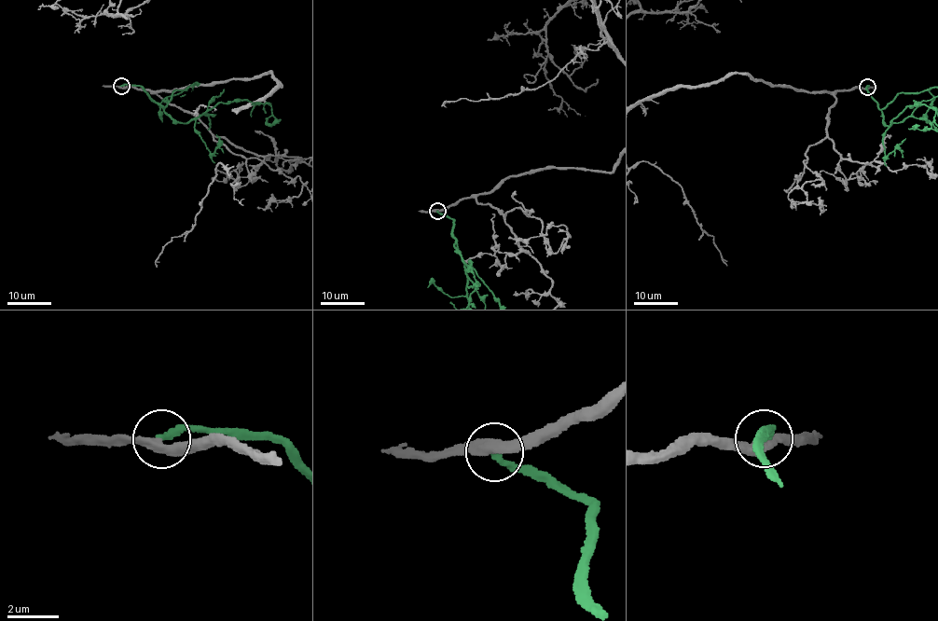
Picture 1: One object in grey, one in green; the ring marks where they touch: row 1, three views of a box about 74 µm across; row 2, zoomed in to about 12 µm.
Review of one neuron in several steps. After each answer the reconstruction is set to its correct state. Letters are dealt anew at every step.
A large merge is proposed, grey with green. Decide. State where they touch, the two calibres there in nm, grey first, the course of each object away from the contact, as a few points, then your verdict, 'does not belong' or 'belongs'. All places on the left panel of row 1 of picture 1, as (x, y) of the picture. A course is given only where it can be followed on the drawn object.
(121, 86) | 360/260 nm | belongs

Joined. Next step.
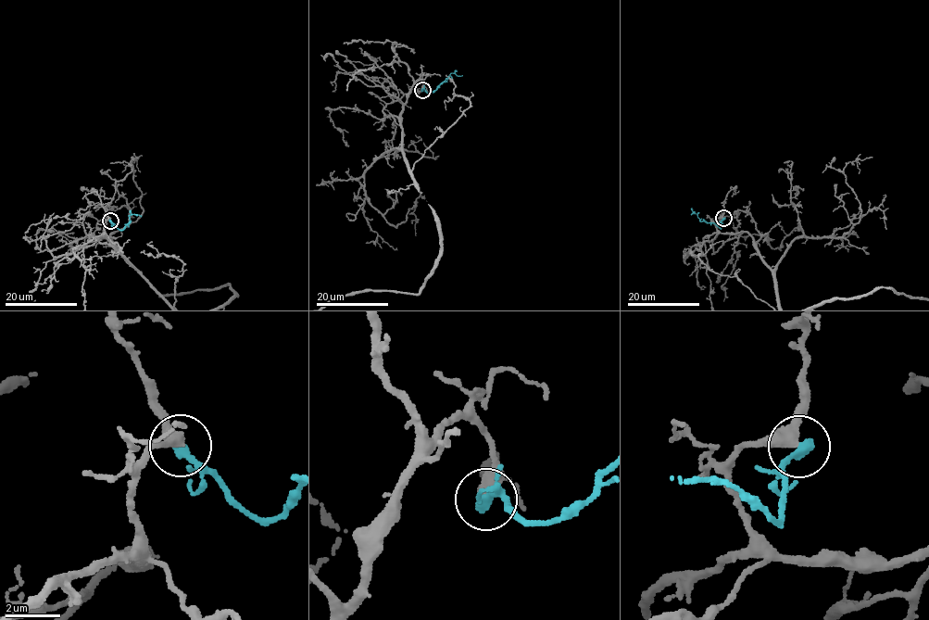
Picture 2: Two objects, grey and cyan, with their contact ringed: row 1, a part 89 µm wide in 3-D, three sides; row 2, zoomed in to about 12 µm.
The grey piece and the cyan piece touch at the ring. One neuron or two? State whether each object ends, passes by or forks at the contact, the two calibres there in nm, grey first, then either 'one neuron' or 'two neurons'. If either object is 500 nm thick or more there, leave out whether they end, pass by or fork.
grey passes by; cyan ends there; 360 nm thick on the grey side, 380 nm on the other; two neurons

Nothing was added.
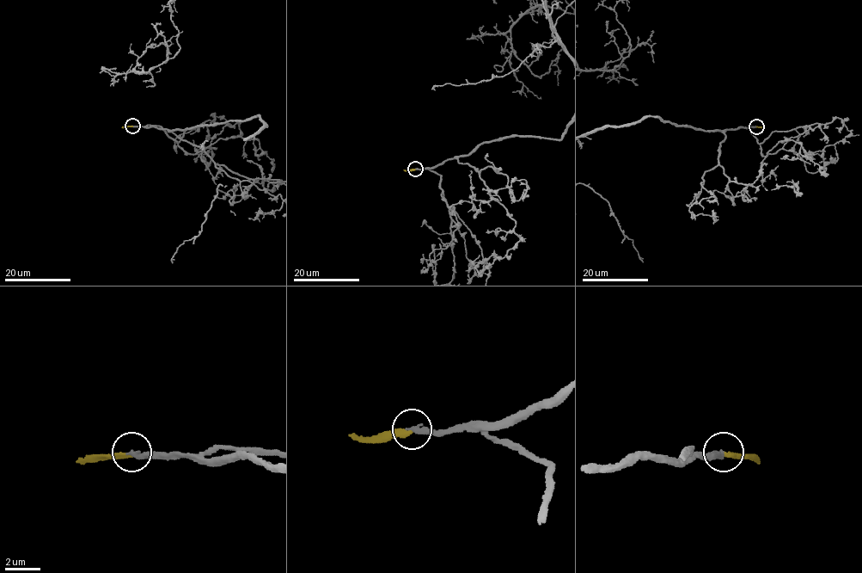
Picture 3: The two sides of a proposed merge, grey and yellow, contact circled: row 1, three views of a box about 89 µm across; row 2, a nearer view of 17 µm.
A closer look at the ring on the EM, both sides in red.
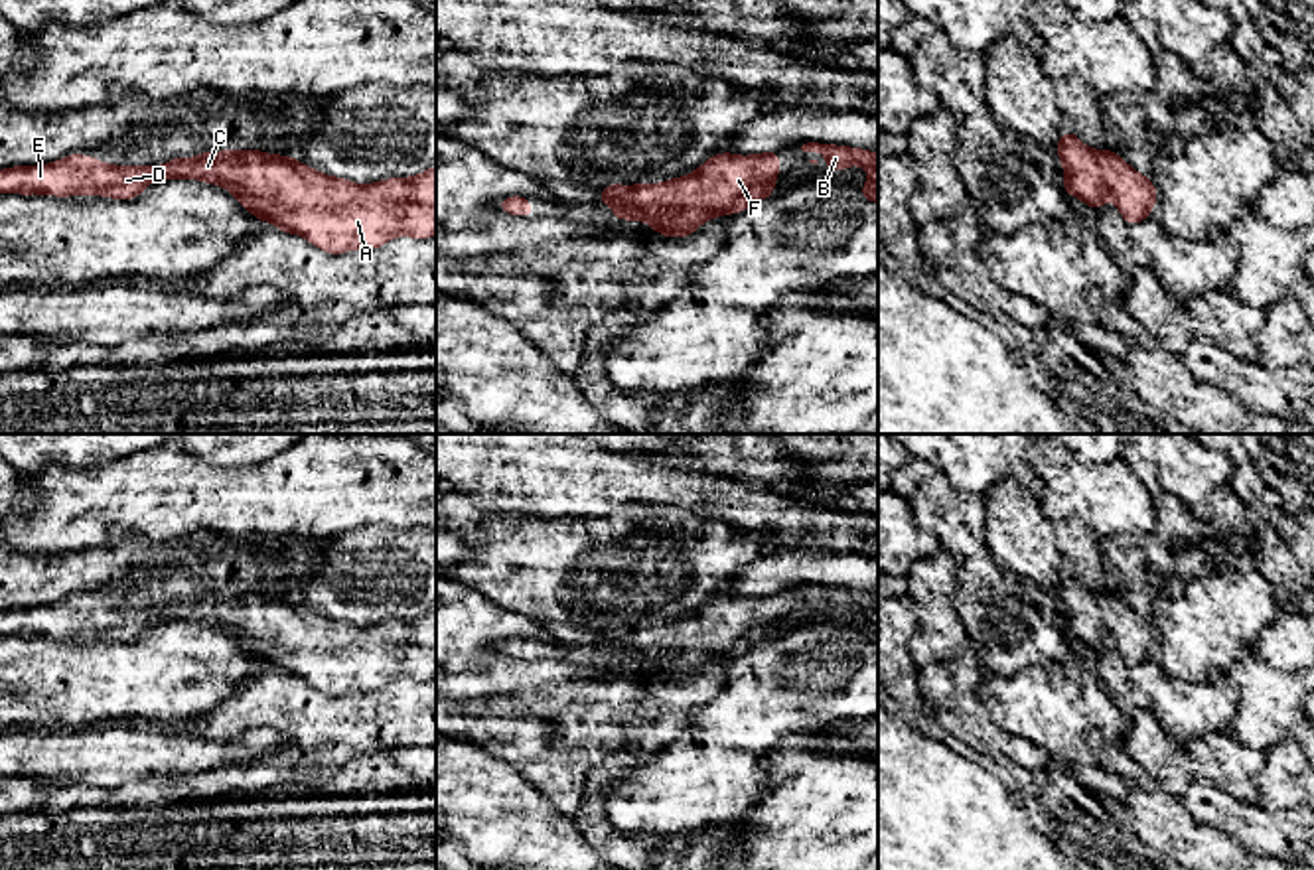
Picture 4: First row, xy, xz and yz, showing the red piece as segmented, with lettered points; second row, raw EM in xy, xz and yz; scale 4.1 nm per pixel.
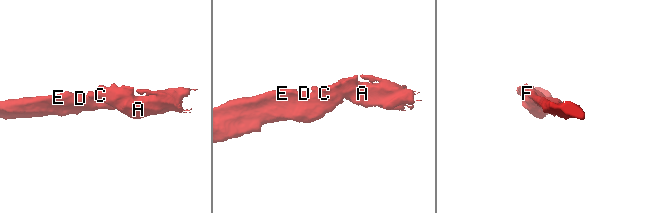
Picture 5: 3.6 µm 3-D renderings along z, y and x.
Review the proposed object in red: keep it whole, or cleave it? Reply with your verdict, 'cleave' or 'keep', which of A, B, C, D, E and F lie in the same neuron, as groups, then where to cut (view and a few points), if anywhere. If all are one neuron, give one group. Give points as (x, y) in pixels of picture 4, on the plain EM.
keep; groups A B C D E F; cut none

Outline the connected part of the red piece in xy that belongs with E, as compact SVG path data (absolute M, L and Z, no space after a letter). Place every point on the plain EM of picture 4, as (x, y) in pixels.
M262 592L201 594L195 600L172 600L164 608L112 608L91 598L69 596L53 606L0 612L0 635L105 637L134 641L156 621L201 621L223 627L249 655L284 675L300 677L314 689L341 696L351 690L375 692L395 679L428 681L436 677L436 608L412 619L389 619L369 627L326 617L294 598Z

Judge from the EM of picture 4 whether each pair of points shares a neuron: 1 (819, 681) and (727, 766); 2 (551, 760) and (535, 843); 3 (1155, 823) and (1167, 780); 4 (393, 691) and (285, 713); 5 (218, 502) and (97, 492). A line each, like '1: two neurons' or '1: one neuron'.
1: one neuron
2: two neurons
3: two neurons
4: one neuron
5: one neuron

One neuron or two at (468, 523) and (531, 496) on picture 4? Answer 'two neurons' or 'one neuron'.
two neurons

